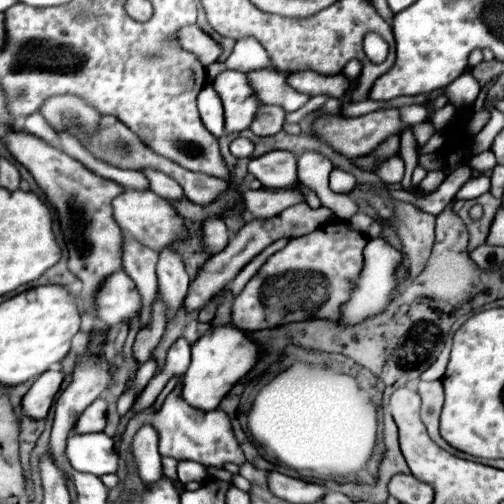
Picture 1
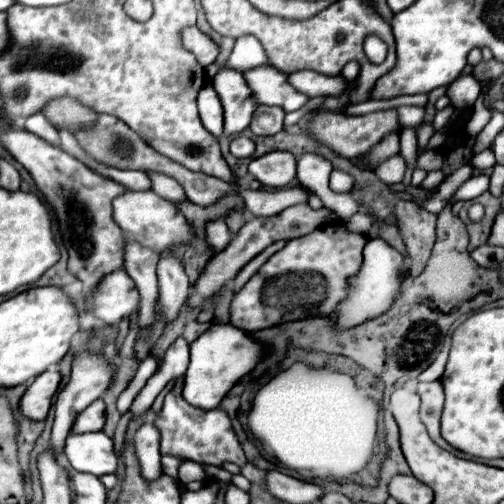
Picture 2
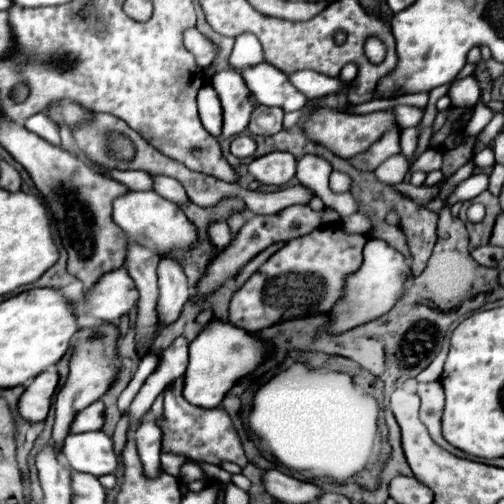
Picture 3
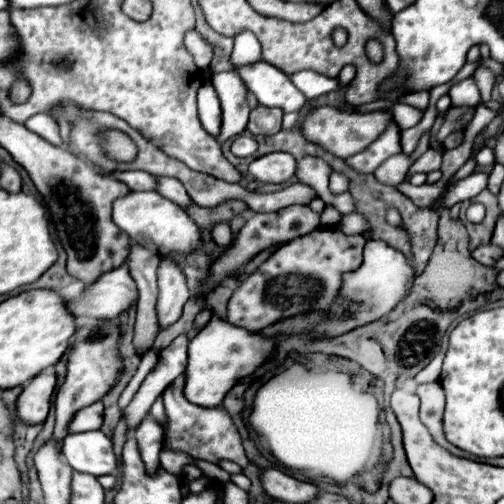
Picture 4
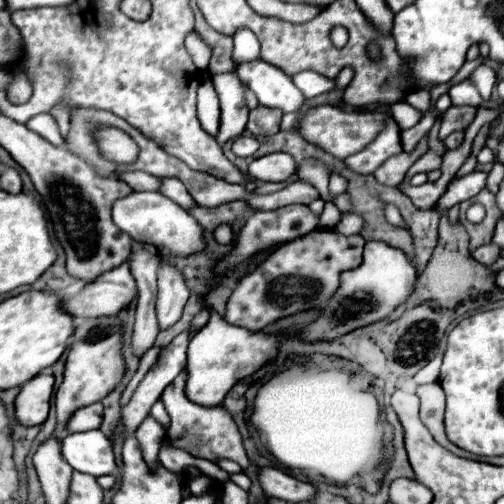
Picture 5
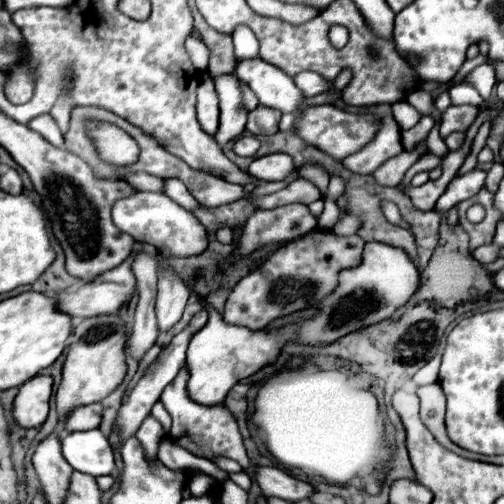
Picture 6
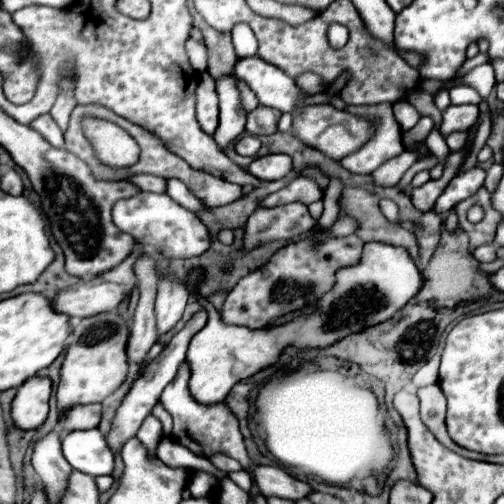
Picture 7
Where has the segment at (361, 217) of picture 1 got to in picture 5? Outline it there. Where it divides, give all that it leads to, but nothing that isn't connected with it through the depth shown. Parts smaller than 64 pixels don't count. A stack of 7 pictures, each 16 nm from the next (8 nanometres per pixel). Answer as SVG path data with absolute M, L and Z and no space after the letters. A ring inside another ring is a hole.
M344 214L342 216L342 220L334 226L334 230L340 234L358 234L360 230L362 230L362 226L364 226L364 222L362 222L362 218L360 216L354 216L354 214Z

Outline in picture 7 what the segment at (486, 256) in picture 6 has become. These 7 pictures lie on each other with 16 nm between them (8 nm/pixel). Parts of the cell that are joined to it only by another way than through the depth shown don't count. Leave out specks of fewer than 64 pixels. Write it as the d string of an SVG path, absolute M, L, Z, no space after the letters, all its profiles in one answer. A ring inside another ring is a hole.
M486 244L486 246L478 246L472 256L478 260L478 262L492 262L496 260L496 244Z

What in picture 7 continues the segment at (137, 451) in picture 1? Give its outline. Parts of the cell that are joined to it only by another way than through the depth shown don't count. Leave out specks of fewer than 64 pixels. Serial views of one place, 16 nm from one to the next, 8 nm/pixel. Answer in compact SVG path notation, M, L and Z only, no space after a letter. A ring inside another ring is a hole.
M154 414L146 416L146 420L142 422L142 426L140 426L140 430L138 430L136 436L138 436L138 440L148 448L148 452L154 454L156 444L158 444L158 440L162 438L162 422L160 422Z

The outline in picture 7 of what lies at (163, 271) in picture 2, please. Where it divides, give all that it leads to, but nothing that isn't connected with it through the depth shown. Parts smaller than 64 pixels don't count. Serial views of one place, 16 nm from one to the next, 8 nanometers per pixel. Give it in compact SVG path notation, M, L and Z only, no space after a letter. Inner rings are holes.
M162 278L158 282L158 296L156 296L156 328L158 334L166 334L176 326L176 322L182 318L188 290L182 282L176 282L172 278Z

